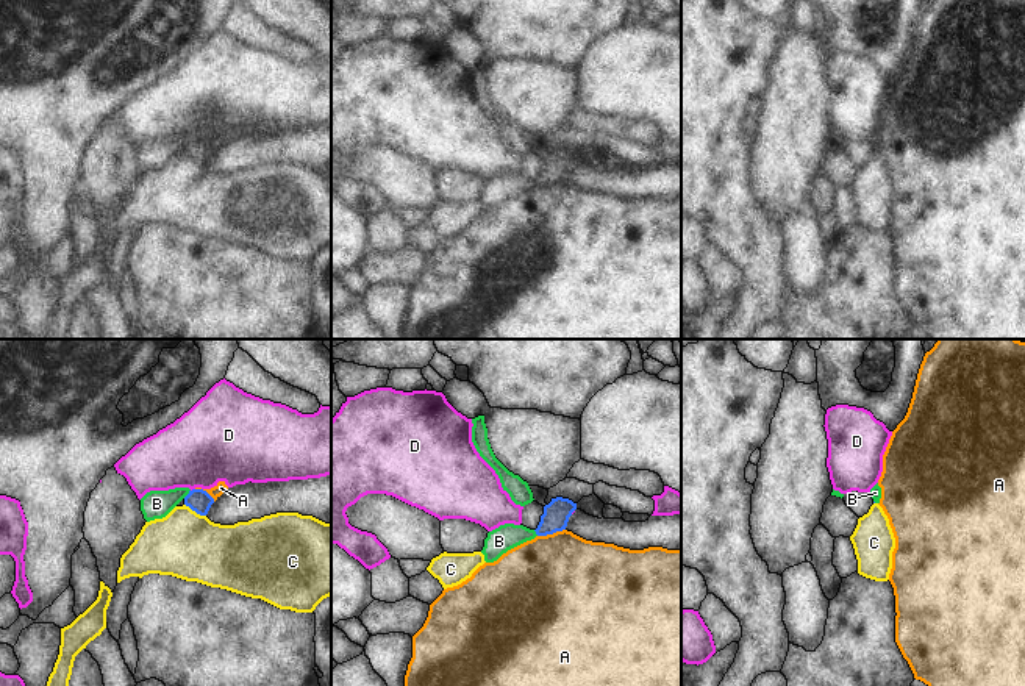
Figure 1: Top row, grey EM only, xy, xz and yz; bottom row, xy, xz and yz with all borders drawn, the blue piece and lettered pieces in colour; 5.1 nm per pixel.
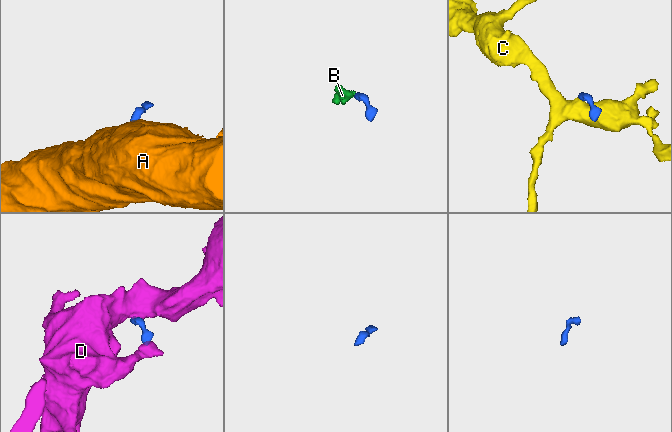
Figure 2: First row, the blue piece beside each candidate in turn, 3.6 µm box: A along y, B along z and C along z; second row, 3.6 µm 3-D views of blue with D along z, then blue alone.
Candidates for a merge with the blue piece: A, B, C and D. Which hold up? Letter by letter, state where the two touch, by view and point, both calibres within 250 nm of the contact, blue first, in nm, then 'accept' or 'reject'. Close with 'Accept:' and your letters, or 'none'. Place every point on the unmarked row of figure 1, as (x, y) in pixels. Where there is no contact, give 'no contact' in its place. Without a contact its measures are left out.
A: xz (550, 183) | 140/480 nm | reject
B: xy (188, 144) | 120/140 nm | accept
C: xy (196, 161) | 120/340 nm | reject
D: xy (192, 139) | 120/400 nm | reject
Accept: B

